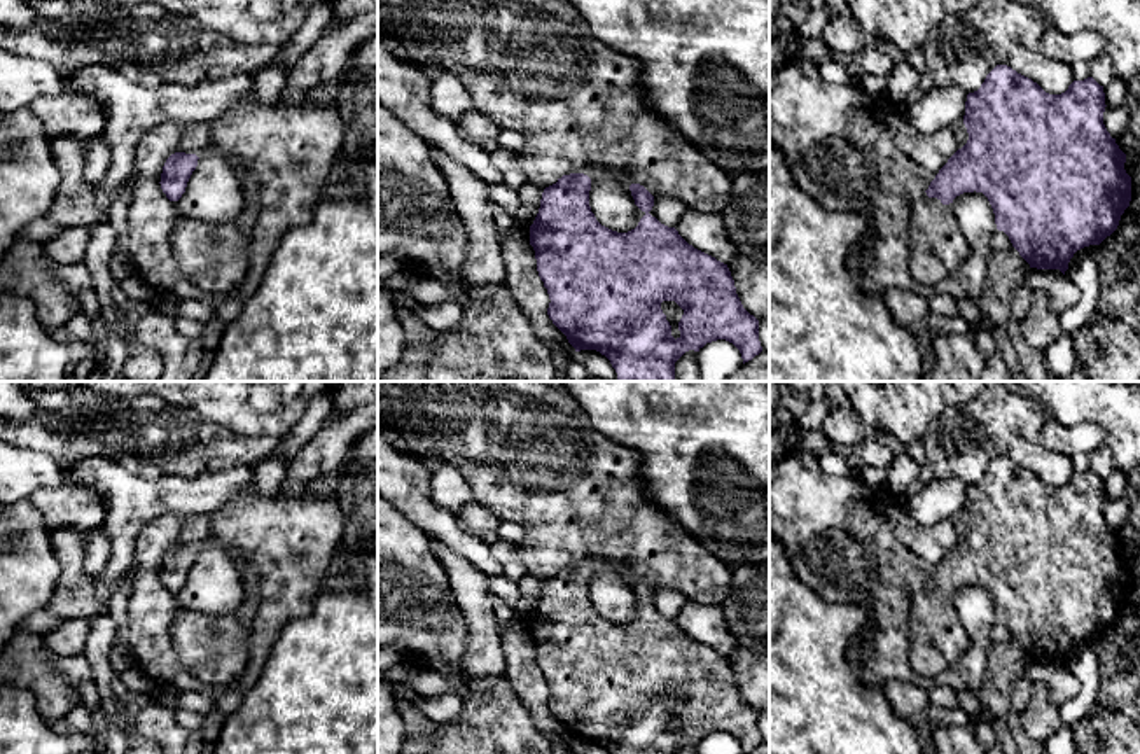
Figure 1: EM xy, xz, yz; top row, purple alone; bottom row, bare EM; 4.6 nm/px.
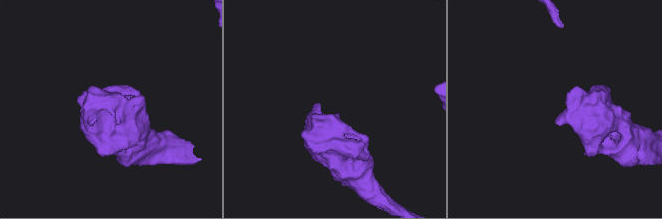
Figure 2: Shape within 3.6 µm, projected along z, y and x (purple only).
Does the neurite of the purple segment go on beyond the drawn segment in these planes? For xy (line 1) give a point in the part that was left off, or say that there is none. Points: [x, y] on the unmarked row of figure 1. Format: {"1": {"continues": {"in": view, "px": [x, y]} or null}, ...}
{"1": {"continues": null}}

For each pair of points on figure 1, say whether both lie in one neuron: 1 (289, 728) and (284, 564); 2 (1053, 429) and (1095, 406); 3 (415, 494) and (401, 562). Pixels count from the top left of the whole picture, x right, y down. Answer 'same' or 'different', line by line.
1: different
2: different
3: different

